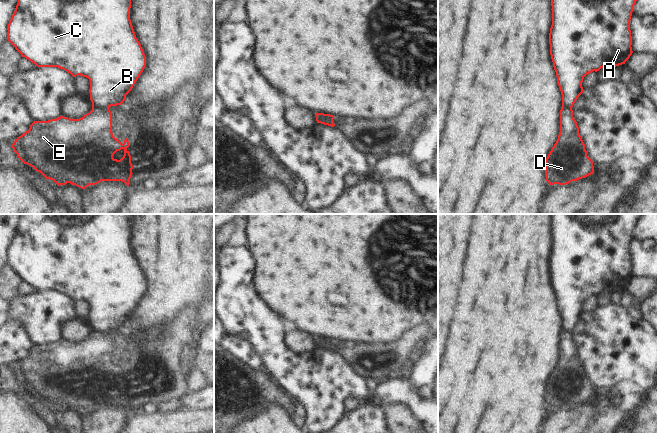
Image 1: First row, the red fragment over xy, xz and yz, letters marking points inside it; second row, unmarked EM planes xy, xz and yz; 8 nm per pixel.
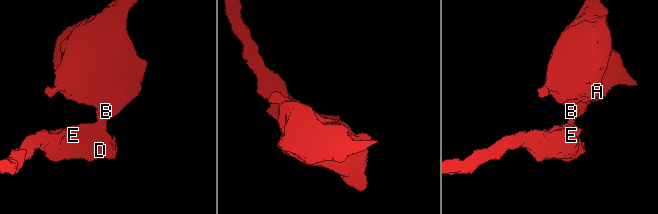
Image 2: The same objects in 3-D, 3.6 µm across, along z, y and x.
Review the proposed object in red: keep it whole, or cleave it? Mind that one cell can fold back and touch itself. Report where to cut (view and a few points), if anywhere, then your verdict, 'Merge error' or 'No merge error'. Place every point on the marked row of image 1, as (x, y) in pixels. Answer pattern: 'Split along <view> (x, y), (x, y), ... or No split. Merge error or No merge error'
Split along xy (92, 106), (108, 108). Merge error

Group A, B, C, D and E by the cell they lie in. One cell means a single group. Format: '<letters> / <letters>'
A B C / D E

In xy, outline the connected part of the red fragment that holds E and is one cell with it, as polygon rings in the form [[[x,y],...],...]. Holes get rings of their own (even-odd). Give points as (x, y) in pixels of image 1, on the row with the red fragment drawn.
[[[109,108],[92,110],[79,119],[70,119],[60,116],[48,121],[34,121],[28,131],[19,136],[11,145],[17,157],[24,163],[40,172],[46,179],[53,180],[58,186],[70,183],[81,189],[89,185],[96,185],[101,181],[122,181],[129,186],[132,176],[133,165],[131,155],[127,148],[130,143],[125,138],[122,144],[112,133],[112,114]],[[124,150],[124,155],[120,160],[113,156],[117,151]]]

